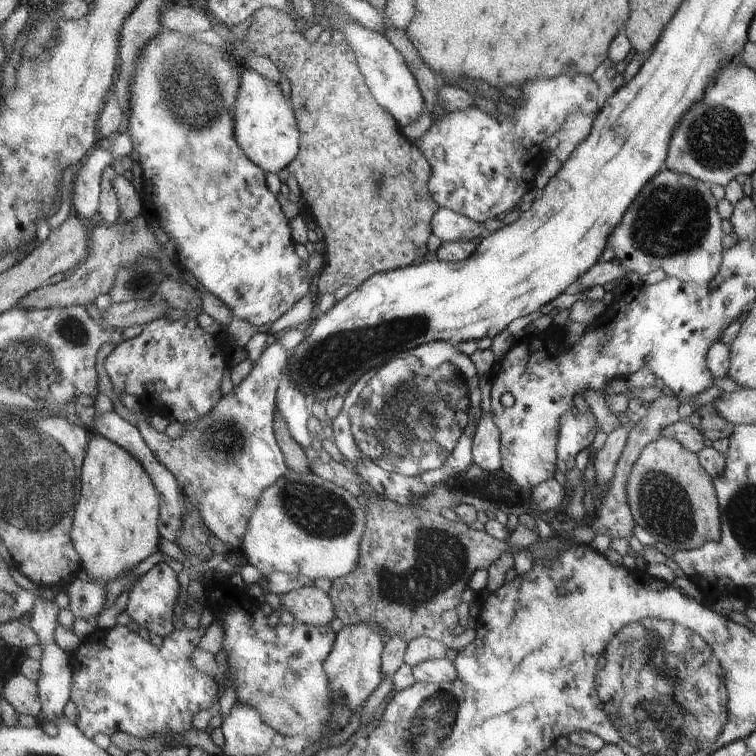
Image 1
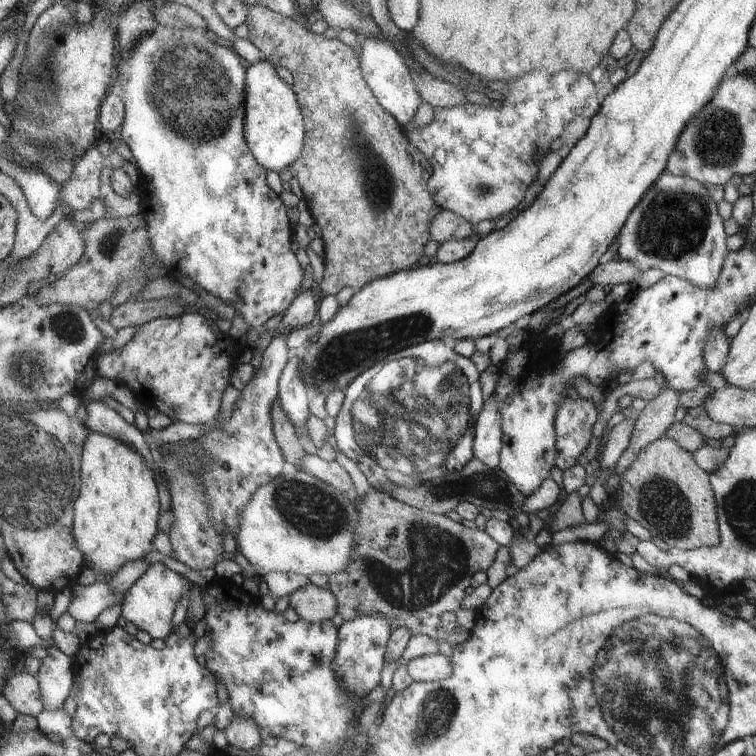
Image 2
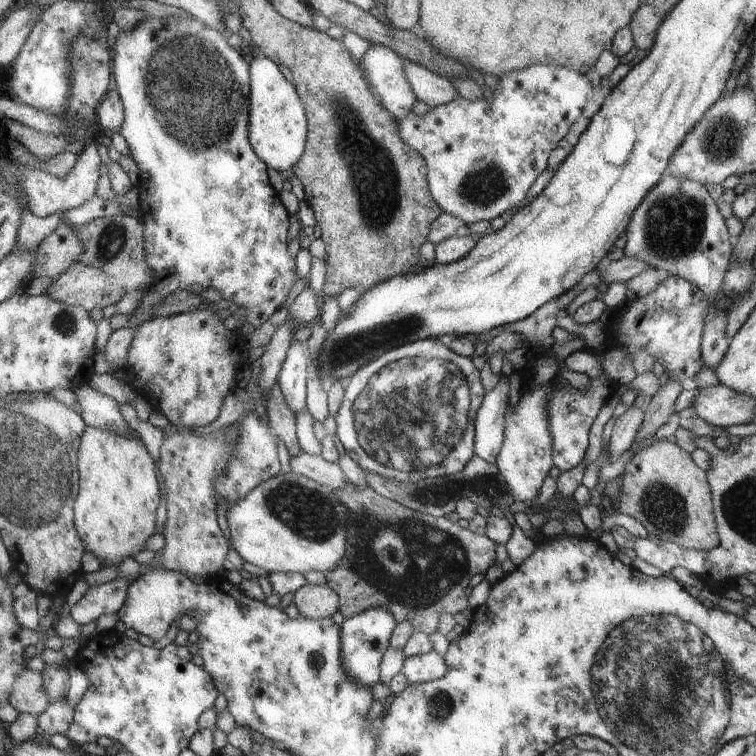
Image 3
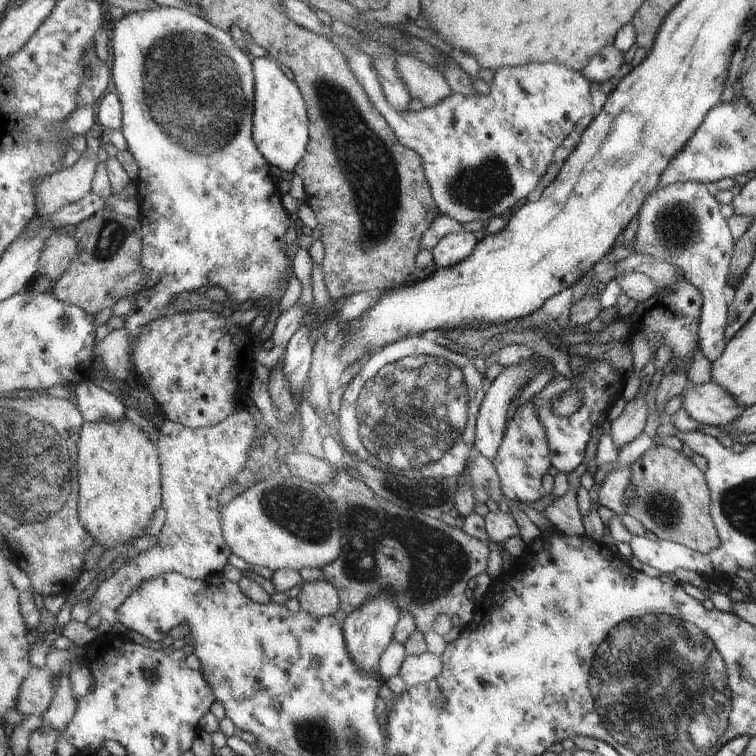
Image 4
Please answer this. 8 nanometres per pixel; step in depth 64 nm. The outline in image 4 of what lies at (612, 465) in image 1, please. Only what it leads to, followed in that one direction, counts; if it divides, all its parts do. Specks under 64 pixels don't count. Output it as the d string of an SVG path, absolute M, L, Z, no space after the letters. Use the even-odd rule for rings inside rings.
M637 392L637 396L625 404L619 418L615 418L611 422L611 438L619 450L643 434L643 426L645 426L645 418L647 418L647 400L645 398L647 398L647 394Z

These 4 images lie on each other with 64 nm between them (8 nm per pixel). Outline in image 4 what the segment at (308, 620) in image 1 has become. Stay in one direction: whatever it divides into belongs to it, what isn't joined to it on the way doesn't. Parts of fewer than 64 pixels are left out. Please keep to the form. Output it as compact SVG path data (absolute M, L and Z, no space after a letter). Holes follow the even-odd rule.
M327 578L305 582L297 598L301 602L301 610L307 610L317 618L333 616L341 608L341 590Z

